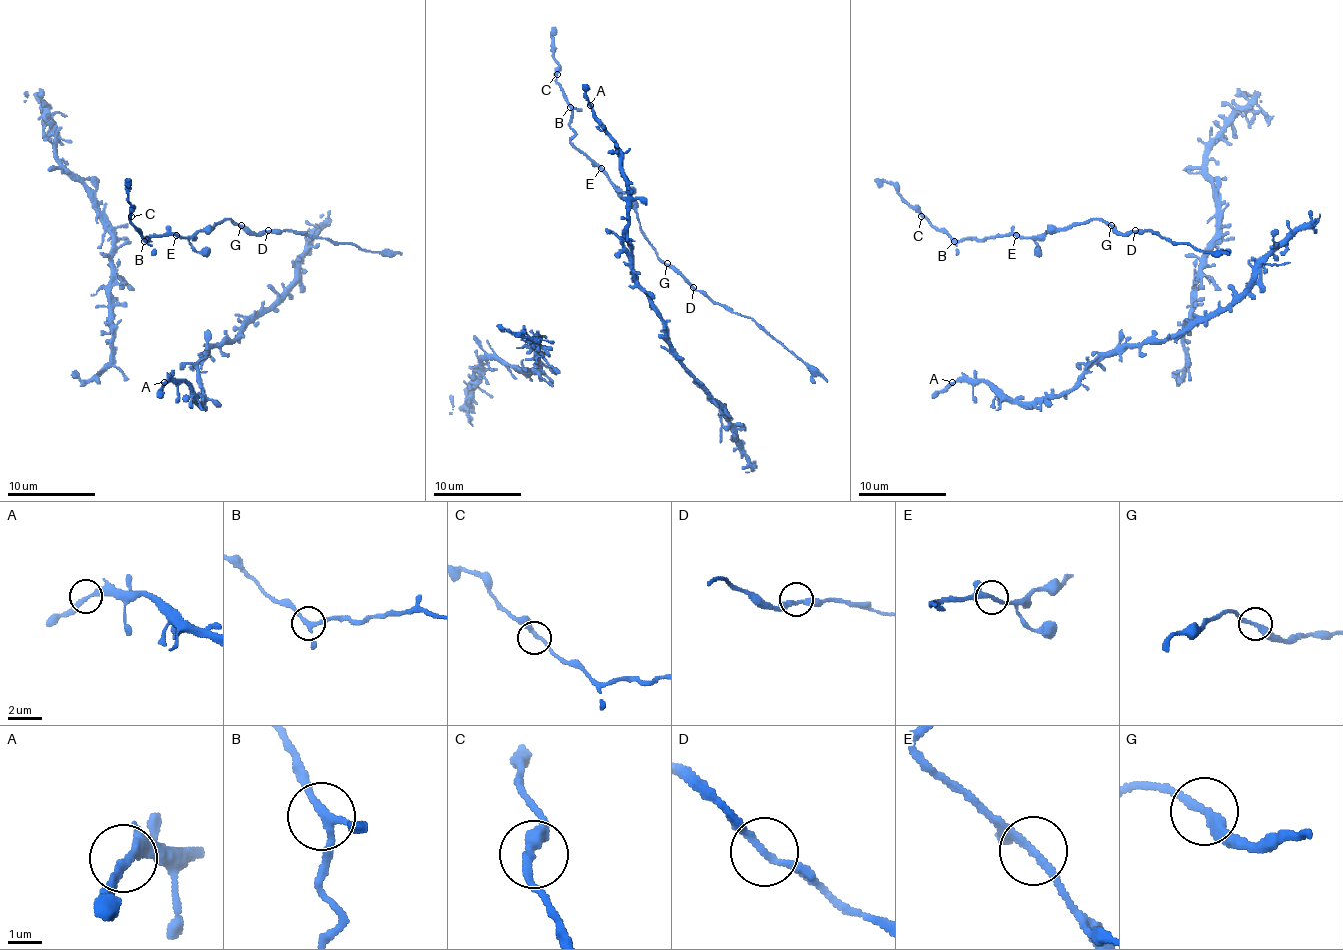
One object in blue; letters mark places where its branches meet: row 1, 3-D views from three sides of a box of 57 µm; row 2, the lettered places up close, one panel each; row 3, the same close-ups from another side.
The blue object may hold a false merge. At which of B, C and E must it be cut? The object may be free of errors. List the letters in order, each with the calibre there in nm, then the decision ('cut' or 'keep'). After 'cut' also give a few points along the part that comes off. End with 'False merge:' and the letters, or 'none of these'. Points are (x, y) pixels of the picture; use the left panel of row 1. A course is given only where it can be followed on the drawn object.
B: 200 nm thick; keep
C: 280 nm thick; keep
E: 190 nm thick; cut
False merge: E

